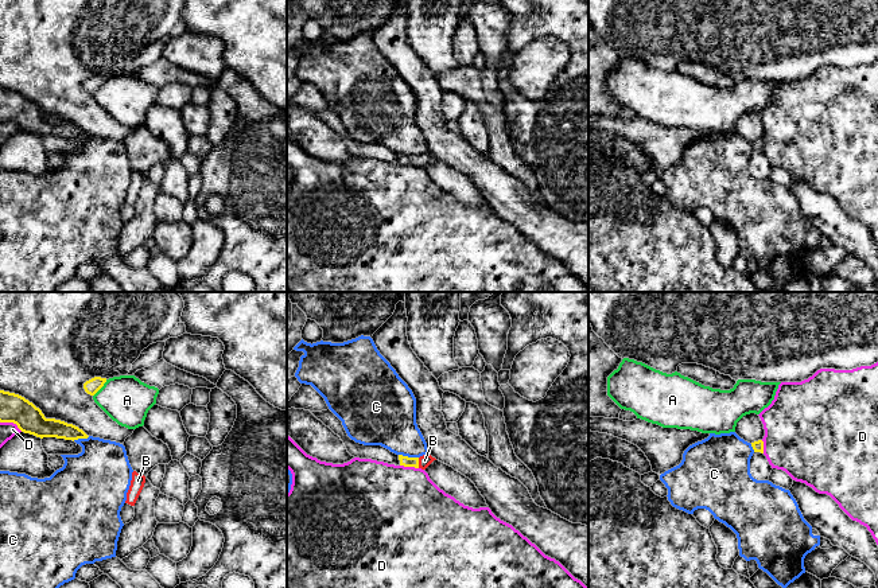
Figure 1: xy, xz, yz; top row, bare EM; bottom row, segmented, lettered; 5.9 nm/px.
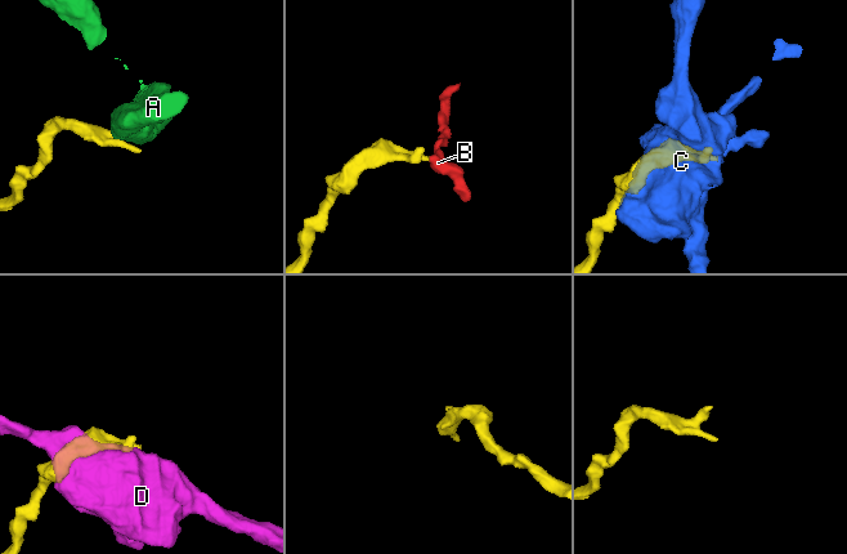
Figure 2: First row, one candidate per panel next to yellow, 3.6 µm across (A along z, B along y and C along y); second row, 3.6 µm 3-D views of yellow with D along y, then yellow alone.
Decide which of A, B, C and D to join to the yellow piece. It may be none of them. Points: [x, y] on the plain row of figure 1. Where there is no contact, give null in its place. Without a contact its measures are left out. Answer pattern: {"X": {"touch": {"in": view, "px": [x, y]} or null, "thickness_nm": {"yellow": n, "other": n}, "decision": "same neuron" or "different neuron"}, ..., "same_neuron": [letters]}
{"A": {"touch": {"in": "xy", "px": [101, 85]}, "thickness_nm": {"yellow": 90, "other": 280}, "decision": "different neuron"}, "B": {"touch": {"in": "xz", "px": [418, 162]}, "thickness_nm": {"yellow": 60, "other": 70}, "decision": "same neuron"}, "C": {"touch": {"in": "xz", "px": [407, 155]}, "thickness_nm": {"yellow": 60, "other": 320}, "decision": "different neuron"}, "D": {"touch": {"in": "xy", "px": [11, 120]}, "thickness_nm": {"yellow": 170, "other": 100}, "decision": "different neuron"}, "same_neuron": ["B"]}

